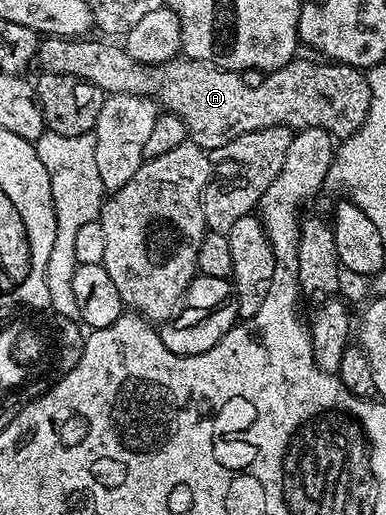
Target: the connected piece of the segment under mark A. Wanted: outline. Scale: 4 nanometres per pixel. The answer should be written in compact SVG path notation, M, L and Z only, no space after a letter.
M43 36L38 42L38 54L36 56L36 65L41 72L51 73L52 75L72 75L73 77L79 77L85 81L91 81L96 87L100 87L103 94L115 94L115 93L131 93L134 96L140 97L152 97L158 102L159 106L165 112L176 115L184 123L186 128L186 135L189 140L193 141L202 150L213 151L224 147L228 143L232 143L232 139L240 139L240 135L248 135L252 131L260 131L261 129L267 129L273 125L286 125L292 131L300 129L323 129L328 131L331 137L335 139L345 139L353 135L356 130L362 126L364 119L368 115L368 107L370 106L370 78L365 72L351 65L339 65L337 63L322 63L326 65L317 65L314 61L301 61L301 59L295 59L290 61L284 67L279 69L271 69L265 74L263 83L260 87L248 87L244 83L237 72L223 71L220 67L215 65L209 65L203 61L192 61L189 59L175 59L173 61L163 61L161 65L144 65L141 61L137 61L136 58L132 58L126 52L125 48L122 48L115 43L109 43L105 45L102 41L88 41L90 39L71 39L69 37L62 36Z

